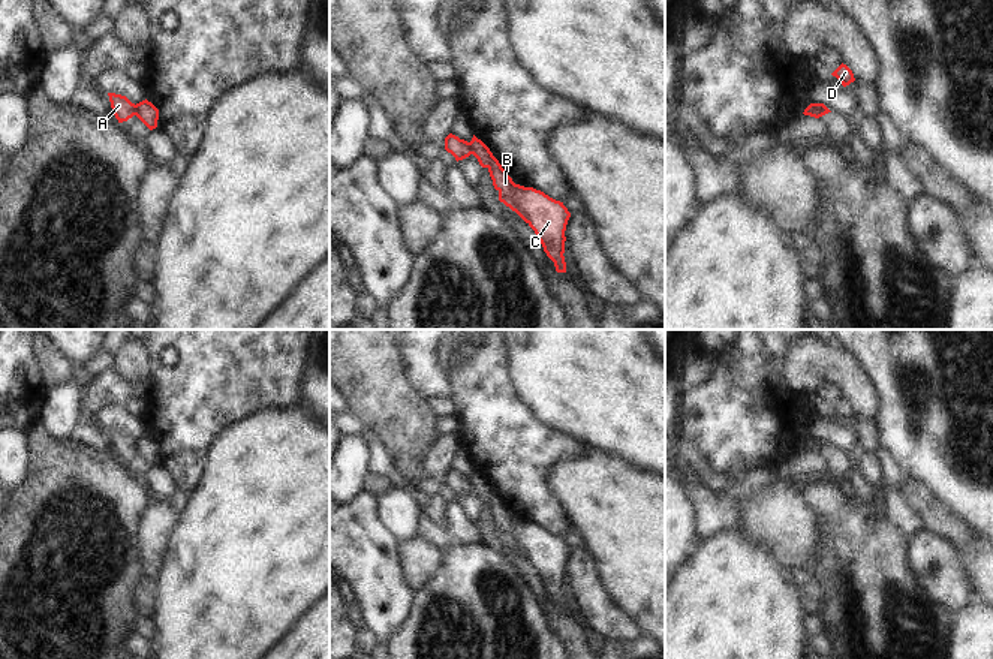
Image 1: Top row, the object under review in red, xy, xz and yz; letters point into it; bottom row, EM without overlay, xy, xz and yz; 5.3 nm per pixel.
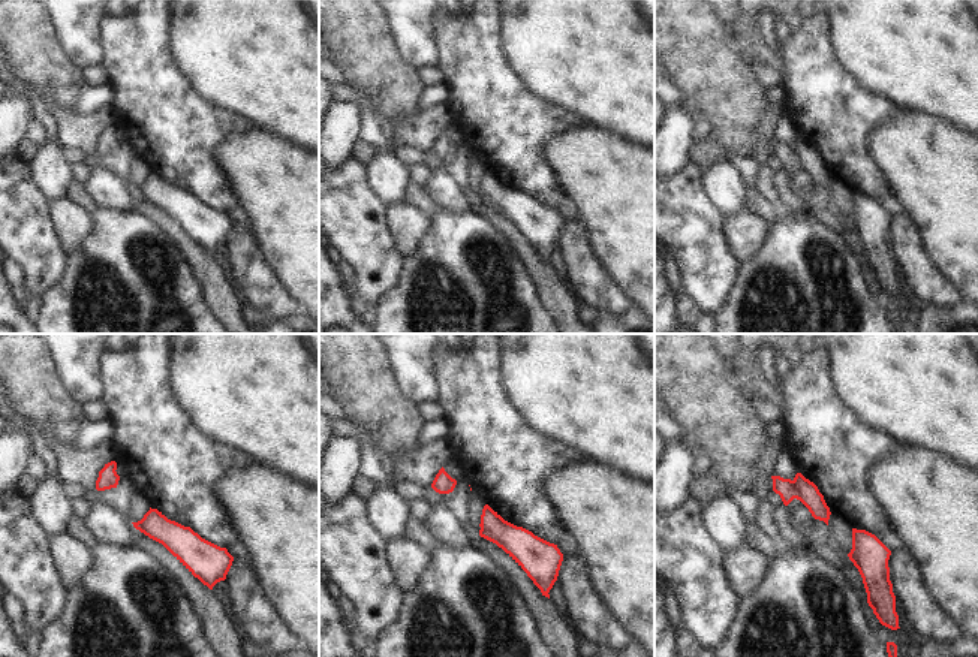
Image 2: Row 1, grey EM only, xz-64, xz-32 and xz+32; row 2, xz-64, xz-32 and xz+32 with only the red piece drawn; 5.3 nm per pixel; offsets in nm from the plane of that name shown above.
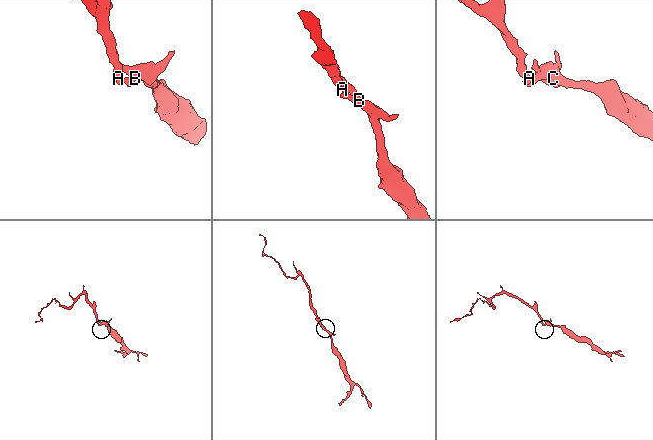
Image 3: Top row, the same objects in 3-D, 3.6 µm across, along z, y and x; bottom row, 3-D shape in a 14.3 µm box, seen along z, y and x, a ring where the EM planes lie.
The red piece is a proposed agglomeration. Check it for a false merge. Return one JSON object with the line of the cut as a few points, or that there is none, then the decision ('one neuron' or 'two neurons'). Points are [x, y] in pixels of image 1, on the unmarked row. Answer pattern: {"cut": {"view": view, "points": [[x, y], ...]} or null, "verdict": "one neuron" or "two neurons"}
{"cut": {"view": "xz", "points": [[468, 478], [472, 489]]}, "verdict": "two neurons"}

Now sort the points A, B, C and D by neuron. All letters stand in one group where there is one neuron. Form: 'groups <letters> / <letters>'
groups A / B C D

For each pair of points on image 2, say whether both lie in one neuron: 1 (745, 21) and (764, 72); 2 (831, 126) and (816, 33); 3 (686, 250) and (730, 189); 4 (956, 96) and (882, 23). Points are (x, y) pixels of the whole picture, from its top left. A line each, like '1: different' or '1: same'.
1: different
2: same
3: different
4: same

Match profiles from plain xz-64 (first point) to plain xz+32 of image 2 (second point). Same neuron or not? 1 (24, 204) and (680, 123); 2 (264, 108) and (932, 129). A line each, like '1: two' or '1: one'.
1: two
2: two

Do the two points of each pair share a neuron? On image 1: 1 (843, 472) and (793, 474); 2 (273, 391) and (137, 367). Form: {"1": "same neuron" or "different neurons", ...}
{"1": "same neuron", "2": "different neurons"}

